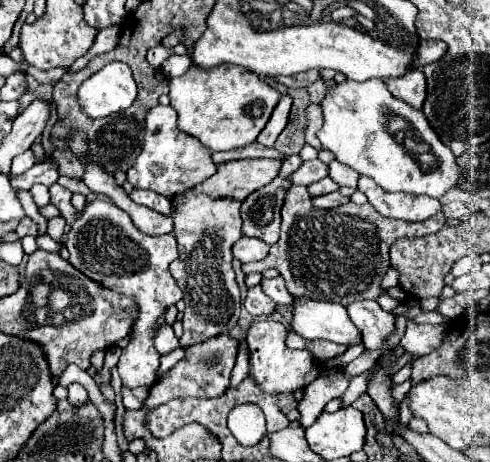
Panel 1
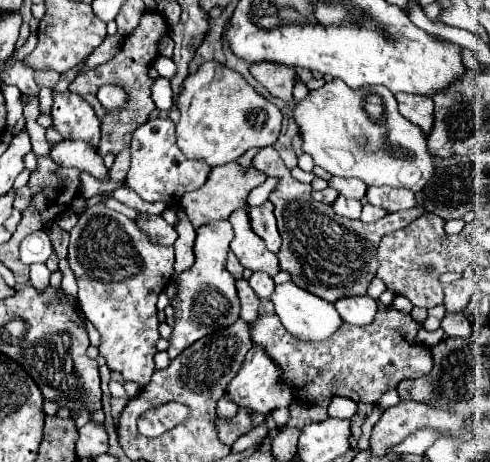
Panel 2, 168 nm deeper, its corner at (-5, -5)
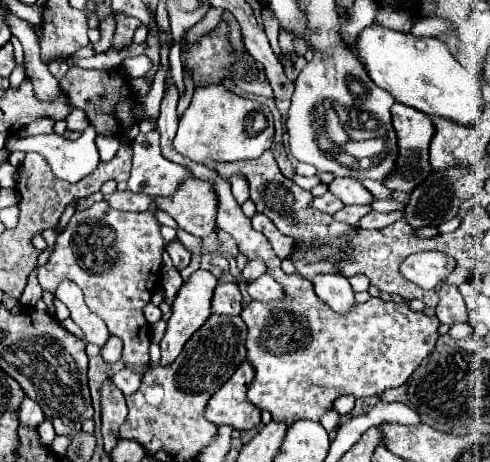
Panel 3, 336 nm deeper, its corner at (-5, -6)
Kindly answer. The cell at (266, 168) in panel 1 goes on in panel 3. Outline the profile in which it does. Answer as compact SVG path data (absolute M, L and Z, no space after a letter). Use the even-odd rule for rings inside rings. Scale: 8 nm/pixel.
M188 176L178 192L168 198L156 198L156 208L166 210L180 228L194 236L210 236L216 230L218 196L214 184Z

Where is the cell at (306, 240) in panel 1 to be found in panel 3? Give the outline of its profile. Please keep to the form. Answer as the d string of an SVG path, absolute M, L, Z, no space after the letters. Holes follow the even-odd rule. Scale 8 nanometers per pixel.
M266 150L260 158L254 158L250 162L232 162L232 164L216 164L216 170L222 178L228 178L232 174L244 174L250 182L250 198L254 200L258 212L264 212L274 226L294 238L294 242L300 248L310 248L310 254L290 254L290 262L296 266L296 272L308 280L312 280L318 274L340 274L338 262L346 260L350 238L354 232L360 230L360 226L346 226L344 222L332 220L330 214L318 212L312 206L312 194L292 180L288 180L280 168L274 162L274 156L270 150Z

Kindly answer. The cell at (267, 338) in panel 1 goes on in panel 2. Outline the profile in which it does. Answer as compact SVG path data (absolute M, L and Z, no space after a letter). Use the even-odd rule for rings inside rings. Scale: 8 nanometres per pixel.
M254 345L246 353L240 371L226 387L226 395L238 407L244 407L250 413L260 413L260 415L268 415L272 409L286 407L290 403L290 393L286 393L286 389L282 389L282 385L278 385L278 369L274 369L274 363L268 361L266 353L262 353L262 349L258 345Z

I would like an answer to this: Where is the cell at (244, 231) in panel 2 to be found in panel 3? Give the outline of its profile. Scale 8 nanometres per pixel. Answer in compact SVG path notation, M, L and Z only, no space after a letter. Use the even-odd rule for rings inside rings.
M168 68L168 74L166 74L166 82L168 82L168 88L166 88L166 94L162 98L162 104L160 104L160 116L158 116L158 130L160 130L160 146L162 146L162 154L172 160L172 162L178 162L186 168L190 168L190 172L196 176L196 178L206 178L214 184L216 192L218 192L218 218L216 218L216 224L220 230L228 232L236 244L238 244L238 250L240 254L244 254L248 260L264 260L266 266L268 266L268 274L284 288L286 292L286 300L280 302L280 304L258 304L256 310L252 304L248 304L244 310L242 310L242 320L246 322L248 326L248 340L246 340L246 348L248 348L248 360L252 362L254 370L256 370L256 376L254 376L254 382L248 390L248 398L252 404L256 404L258 408L262 410L270 410L272 412L272 420L276 422L284 422L286 426L290 426L292 422L300 420L300 418L308 418L308 420L320 420L330 408L332 408L332 402L338 398L338 396L344 396L344 394L352 394L356 398L368 398L368 396L382 396L388 388L398 388L402 384L408 382L408 378L414 374L414 370L420 366L420 362L434 350L436 346L436 340L438 340L438 318L436 316L426 316L424 312L412 312L408 308L406 302L392 302L392 300L382 300L382 298L370 298L366 304L356 304L354 312L350 314L336 314L330 306L326 306L316 294L314 294L314 288L312 288L312 282L302 278L300 274L290 274L290 276L284 276L282 268L280 268L280 258L274 254L270 242L258 232L252 228L250 224L250 218L244 216L242 212L242 206L238 206L236 198L232 196L230 192L230 182L228 180L222 180L222 176L202 164L196 164L196 162L190 162L186 158L182 158L174 146L172 146L172 140L176 136L176 128L178 128L178 114L176 114L176 106L178 106L178 88L172 80L172 74L170 74L170 68Z

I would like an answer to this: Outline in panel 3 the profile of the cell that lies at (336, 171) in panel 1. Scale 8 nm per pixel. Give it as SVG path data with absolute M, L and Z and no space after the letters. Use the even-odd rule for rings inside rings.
M334 178L328 188L344 204L370 204L374 200L374 196L356 178Z

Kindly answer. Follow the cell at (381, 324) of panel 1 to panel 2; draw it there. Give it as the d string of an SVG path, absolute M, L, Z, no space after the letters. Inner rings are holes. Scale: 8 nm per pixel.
M358 295L358 297L342 297L334 301L334 307L342 321L346 323L370 323L374 319L376 301L368 295Z

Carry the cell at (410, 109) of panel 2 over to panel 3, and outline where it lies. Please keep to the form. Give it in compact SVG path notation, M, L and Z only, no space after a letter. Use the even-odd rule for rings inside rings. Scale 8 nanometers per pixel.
M394 104L392 106L392 124L394 124L394 130L398 134L398 146L400 146L400 156L398 156L398 162L396 162L396 170L392 176L386 178L386 186L396 192L412 192L430 172L430 164L428 164L428 144L432 140L432 134L434 134L434 126L432 126L432 120L428 114L422 114L414 108L406 108L402 104Z

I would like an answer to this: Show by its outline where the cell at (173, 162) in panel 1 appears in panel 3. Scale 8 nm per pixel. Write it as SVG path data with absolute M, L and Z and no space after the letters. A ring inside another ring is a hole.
M158 130L138 134L132 140L134 162L132 176L128 180L128 190L142 192L148 196L170 196L184 178L190 176L186 166L170 162L162 156Z

